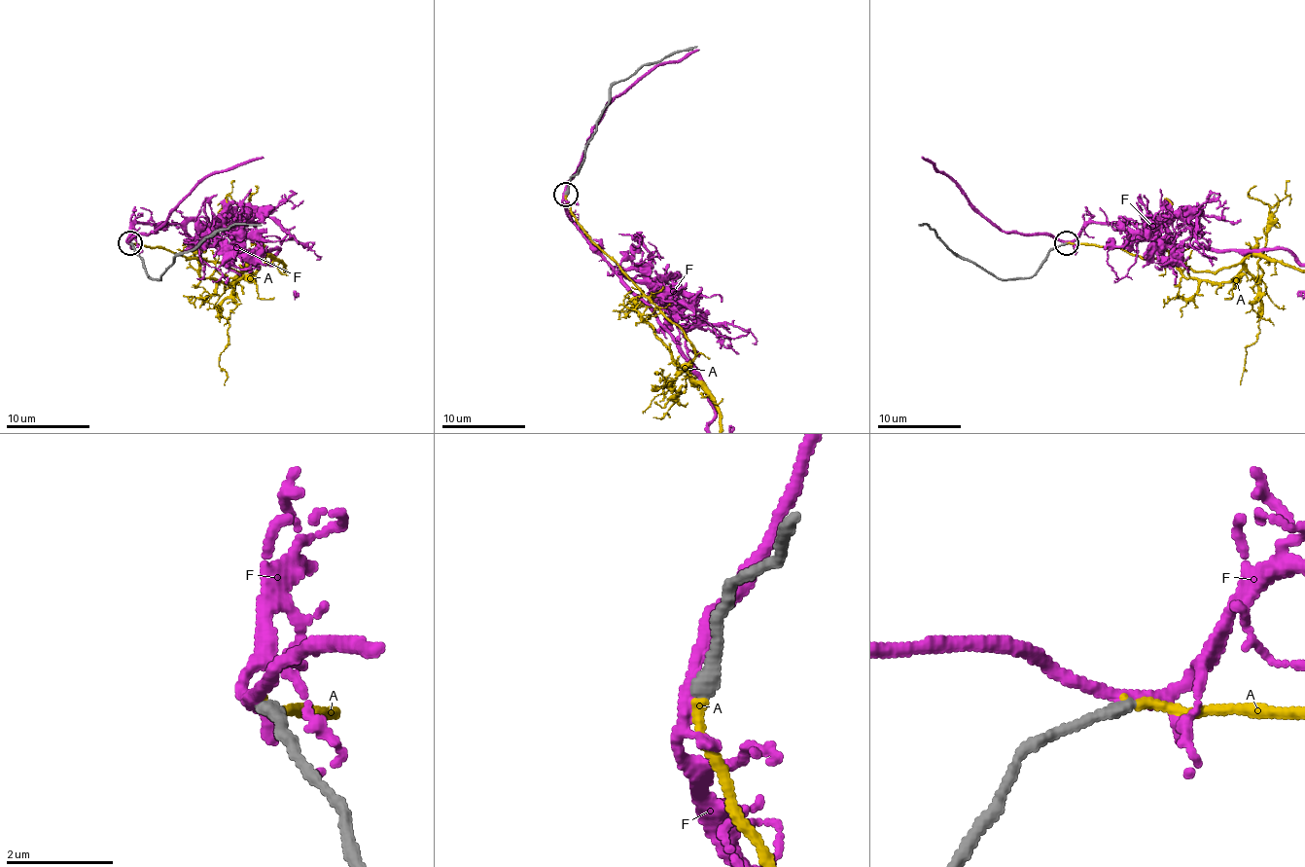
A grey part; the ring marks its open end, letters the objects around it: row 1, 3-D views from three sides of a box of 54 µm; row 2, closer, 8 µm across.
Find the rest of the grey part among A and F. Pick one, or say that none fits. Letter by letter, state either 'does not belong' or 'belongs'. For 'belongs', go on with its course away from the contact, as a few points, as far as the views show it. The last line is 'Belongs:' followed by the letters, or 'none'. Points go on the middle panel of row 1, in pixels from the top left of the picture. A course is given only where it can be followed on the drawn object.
A: belongs
F: does not belong
Belongs: A

